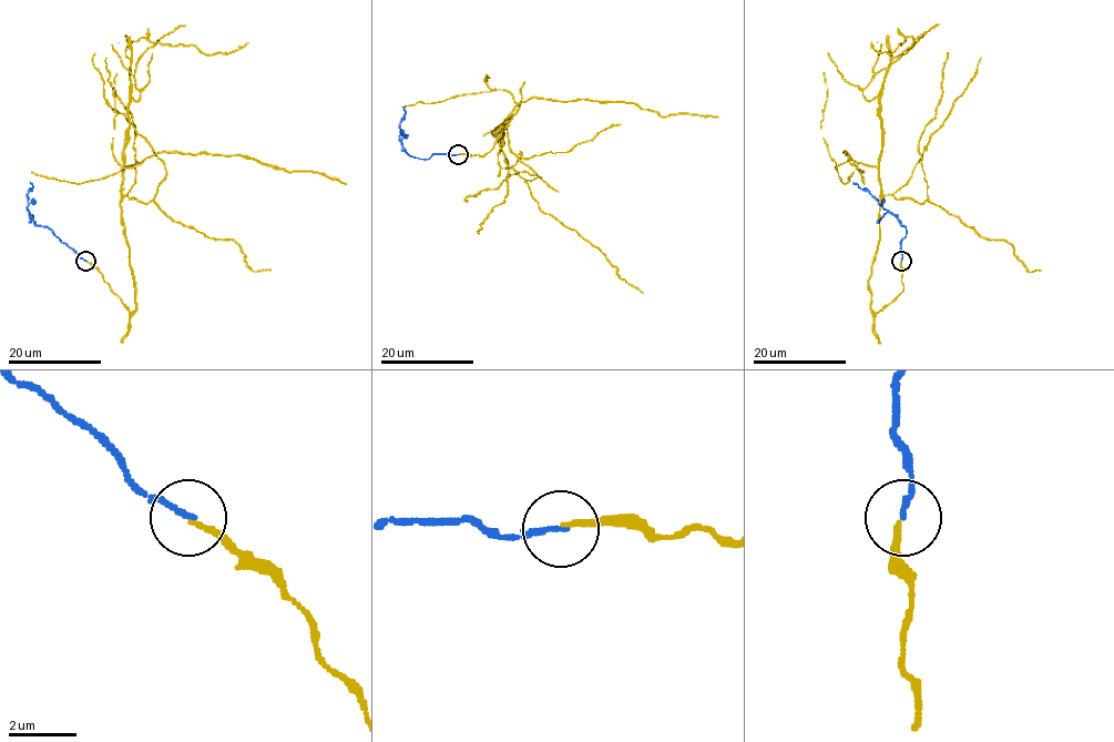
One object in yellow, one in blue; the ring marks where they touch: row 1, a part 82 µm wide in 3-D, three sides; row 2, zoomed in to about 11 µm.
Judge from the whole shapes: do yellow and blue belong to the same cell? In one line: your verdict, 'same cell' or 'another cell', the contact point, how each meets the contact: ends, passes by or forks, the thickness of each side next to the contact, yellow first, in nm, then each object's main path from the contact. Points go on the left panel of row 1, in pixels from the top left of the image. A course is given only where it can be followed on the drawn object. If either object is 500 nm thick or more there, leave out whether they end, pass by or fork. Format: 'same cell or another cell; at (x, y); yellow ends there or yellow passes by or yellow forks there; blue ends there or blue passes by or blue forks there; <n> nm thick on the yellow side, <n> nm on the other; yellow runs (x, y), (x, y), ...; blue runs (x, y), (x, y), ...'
same cell; at (85, 261); yellow ends there; blue ends there; 150 nm thick on the yellow side, 160 nm on the other; yellow runs (85, 261), (131, 312), (135, 308), (121, 206), (130, 62), (125, 48), (145, 38), (214, 54), (248, 42); blue runs (85, 261), (32, 217), (27, 207), (28, 193), (32, 187), (30, 182)

